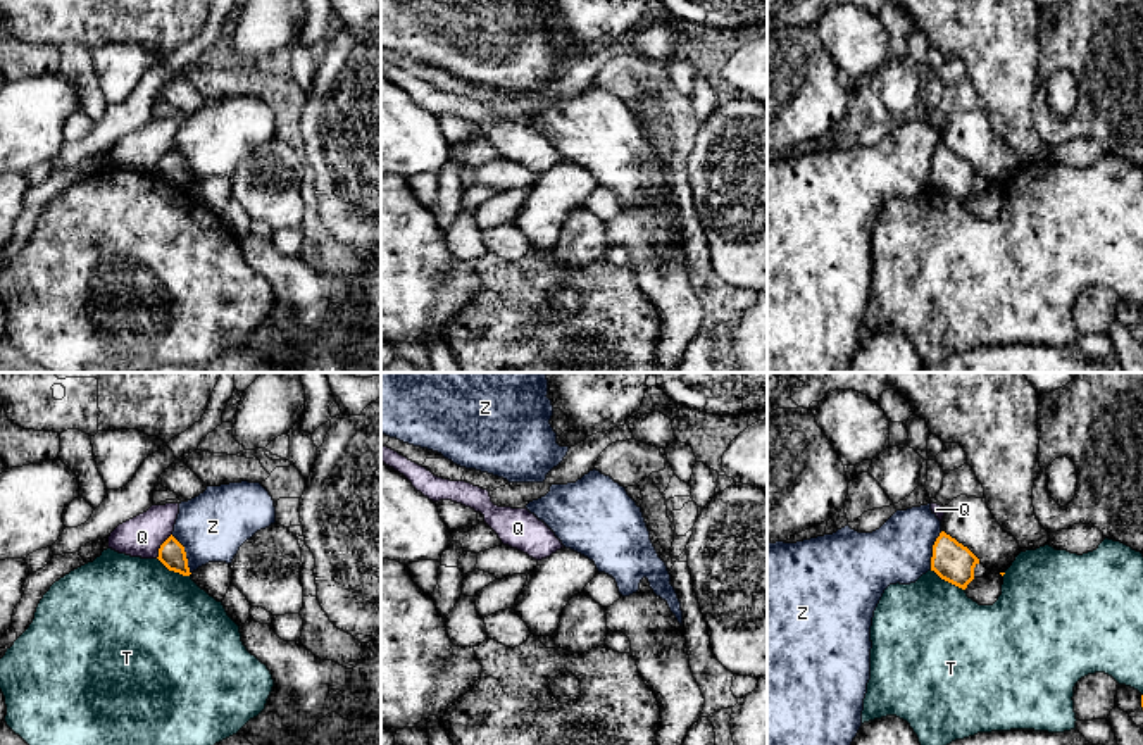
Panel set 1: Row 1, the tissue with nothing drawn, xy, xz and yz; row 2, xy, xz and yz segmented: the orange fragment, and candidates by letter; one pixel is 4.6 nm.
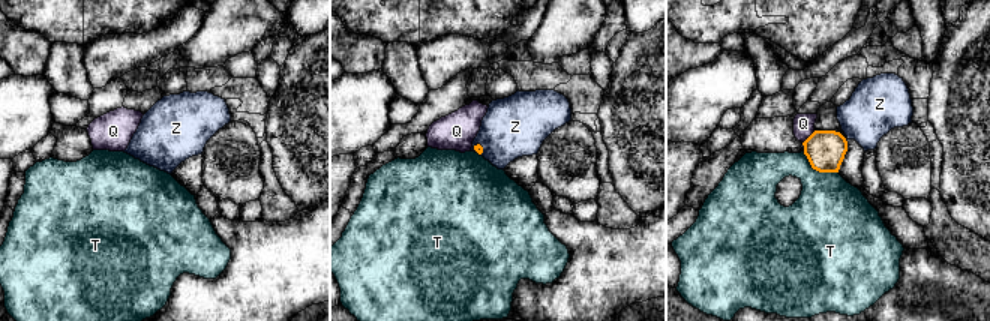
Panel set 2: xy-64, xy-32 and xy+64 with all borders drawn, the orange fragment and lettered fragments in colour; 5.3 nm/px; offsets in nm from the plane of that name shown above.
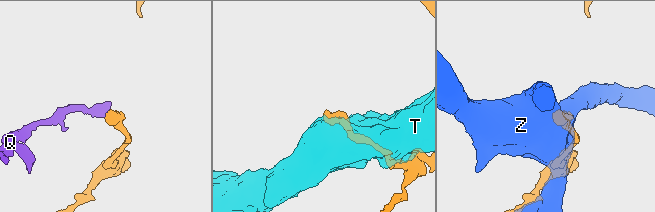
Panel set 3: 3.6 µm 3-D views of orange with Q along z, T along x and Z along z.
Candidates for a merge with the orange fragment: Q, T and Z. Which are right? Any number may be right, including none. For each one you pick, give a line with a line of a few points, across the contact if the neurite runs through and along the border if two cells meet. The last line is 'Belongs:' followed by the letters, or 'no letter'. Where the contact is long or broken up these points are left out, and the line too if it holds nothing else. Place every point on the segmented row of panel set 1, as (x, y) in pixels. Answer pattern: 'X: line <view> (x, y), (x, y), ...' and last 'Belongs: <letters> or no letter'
Belongs: no letter

